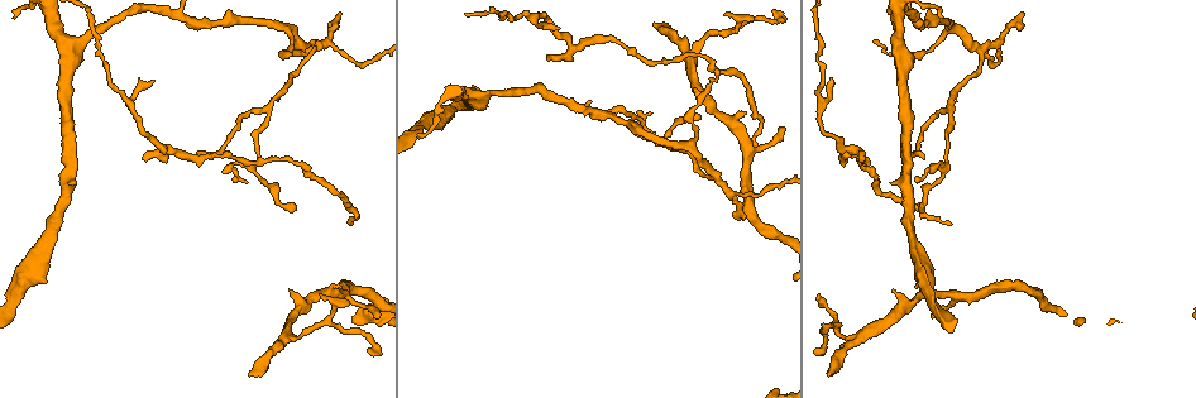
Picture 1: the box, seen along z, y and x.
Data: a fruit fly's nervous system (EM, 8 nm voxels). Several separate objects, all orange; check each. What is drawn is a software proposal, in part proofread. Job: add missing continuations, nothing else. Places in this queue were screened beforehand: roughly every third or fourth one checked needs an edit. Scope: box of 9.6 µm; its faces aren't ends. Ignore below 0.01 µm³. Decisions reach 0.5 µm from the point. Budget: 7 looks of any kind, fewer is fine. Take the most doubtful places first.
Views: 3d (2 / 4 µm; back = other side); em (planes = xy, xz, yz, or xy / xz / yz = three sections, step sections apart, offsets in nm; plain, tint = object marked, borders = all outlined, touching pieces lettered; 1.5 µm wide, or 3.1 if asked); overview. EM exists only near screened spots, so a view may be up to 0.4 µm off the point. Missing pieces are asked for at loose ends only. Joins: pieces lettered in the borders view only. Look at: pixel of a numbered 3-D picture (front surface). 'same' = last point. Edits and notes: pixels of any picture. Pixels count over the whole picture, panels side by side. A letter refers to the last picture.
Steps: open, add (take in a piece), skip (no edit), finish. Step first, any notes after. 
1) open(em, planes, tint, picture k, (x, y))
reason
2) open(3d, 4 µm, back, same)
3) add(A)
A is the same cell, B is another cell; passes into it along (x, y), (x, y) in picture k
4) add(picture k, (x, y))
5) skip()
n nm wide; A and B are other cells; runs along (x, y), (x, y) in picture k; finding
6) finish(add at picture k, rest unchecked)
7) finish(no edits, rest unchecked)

open(3d, 2 µm, picture 1, (827, 372))
free end

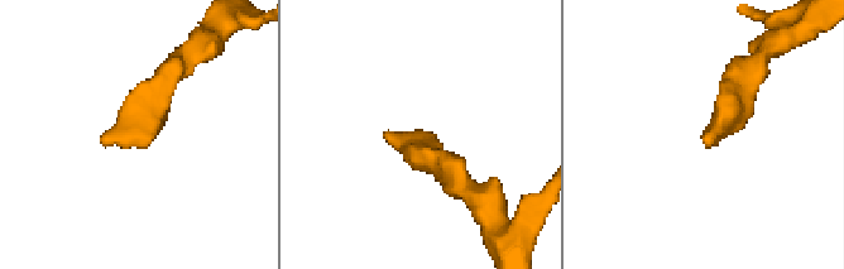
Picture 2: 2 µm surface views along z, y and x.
open(em, planes, borders, picture 2, (385, 135))
need the tissue

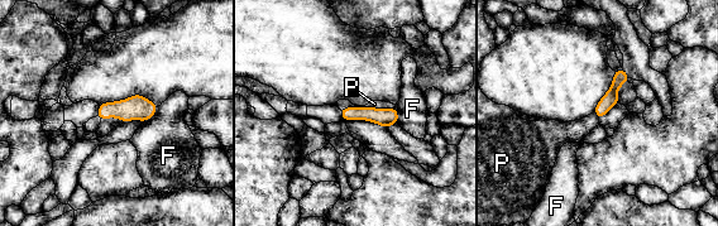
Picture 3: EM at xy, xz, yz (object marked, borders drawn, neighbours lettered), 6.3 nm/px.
add(P)
P is the same cell, F is another cell; passes into it along (384, 118), (381, 109), (374, 104) in picture 3; the neuron continues

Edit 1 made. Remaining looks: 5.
open(overview)

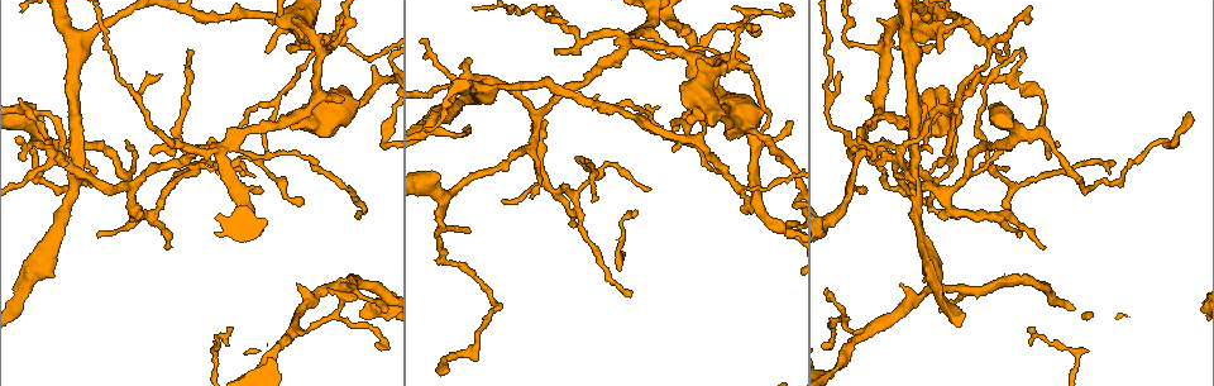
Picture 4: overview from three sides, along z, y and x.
open(em, xz, step 4, borders, picture 4, (425, 130))
an open end

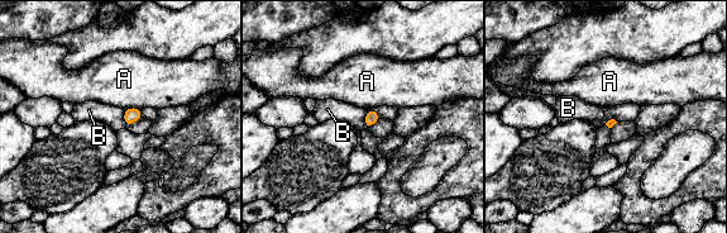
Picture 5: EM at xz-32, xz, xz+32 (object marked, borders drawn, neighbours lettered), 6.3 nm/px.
skip()
A and B are other cells; border along (367, 112), (364, 128) in picture 5; none of them fits

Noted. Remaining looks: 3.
open(3d, 2 µm, picture 4, (302, 204))
tapers out

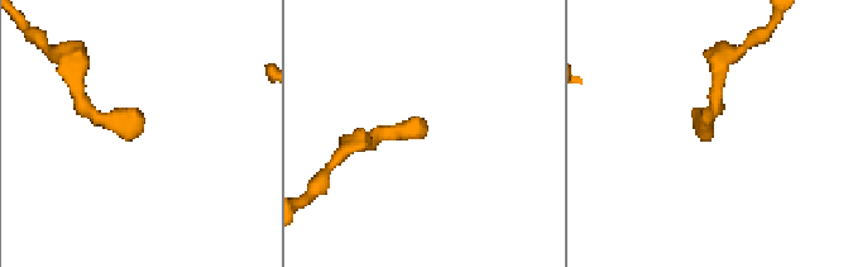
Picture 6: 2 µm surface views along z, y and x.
open(em, yz, step 8, borders, picture 6, (141, 133))
shape alone is not enough

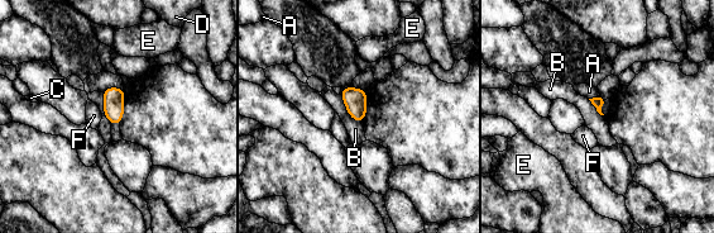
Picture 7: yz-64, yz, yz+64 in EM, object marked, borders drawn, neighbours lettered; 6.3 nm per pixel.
skip()
70 nm wide; A, B, C, D, E and F are other cells; no lettered piece goes on from it

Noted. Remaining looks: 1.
finish(add at picture 3, rest unchecked)

